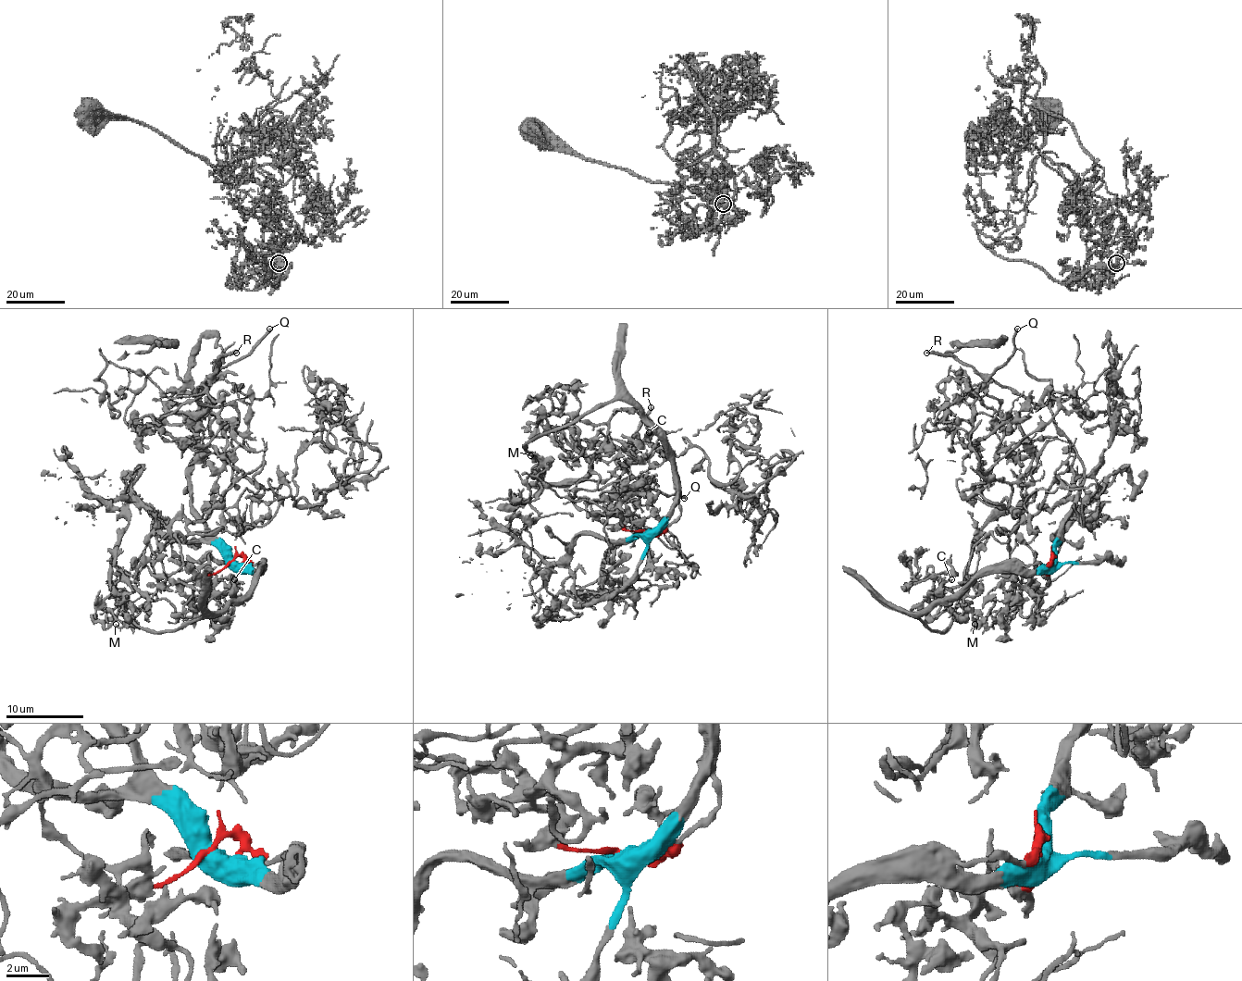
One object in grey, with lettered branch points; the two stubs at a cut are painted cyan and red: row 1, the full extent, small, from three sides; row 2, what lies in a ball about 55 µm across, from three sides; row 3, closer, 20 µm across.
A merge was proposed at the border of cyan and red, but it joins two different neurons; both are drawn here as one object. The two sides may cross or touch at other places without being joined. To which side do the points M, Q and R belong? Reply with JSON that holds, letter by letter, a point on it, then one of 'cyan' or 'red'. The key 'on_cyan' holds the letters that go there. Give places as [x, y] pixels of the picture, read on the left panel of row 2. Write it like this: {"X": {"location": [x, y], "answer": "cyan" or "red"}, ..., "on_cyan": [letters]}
{"M": {"location": [116, 624], "answer": "red"}, "Q": {"location": [269, 329], "answer": "red"}, "R": {"location": [236, 353], "answer": "red"}, "on_cyan": []}

